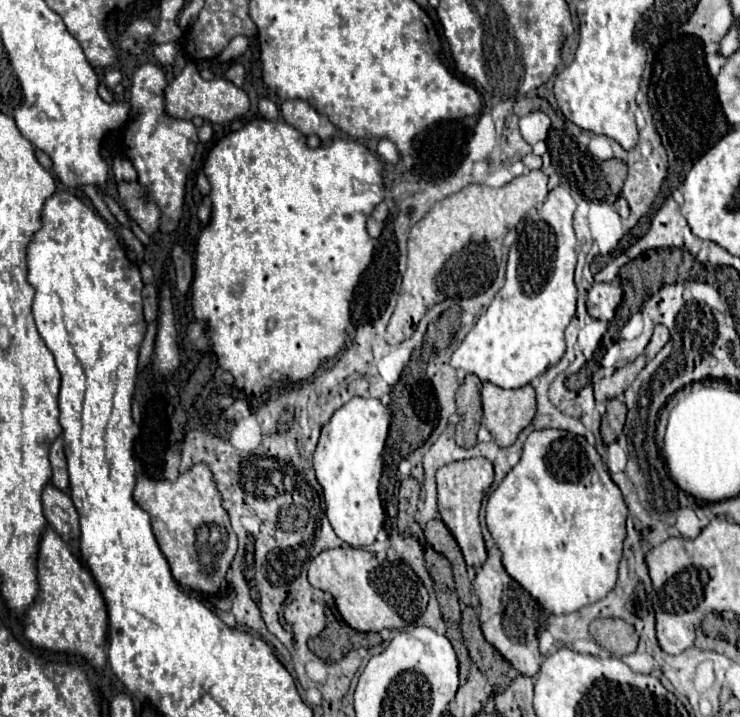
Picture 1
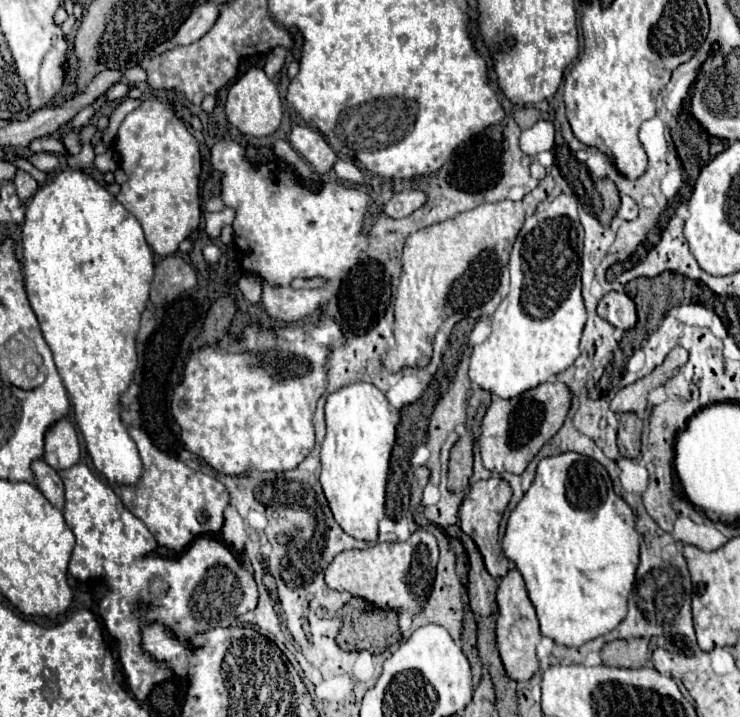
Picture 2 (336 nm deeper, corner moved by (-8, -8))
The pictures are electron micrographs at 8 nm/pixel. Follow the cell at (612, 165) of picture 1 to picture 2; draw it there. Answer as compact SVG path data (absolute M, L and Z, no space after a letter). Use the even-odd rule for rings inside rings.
M602 178L602 180L596 180L596 190L600 192L602 196L602 202L604 202L604 212L598 216L598 220L610 220L610 208L616 208L620 206L620 196L618 196L618 188L612 180L608 178Z

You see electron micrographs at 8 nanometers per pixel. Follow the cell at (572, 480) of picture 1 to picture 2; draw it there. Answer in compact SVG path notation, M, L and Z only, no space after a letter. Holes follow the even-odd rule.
M562 452L538 462L536 478L512 510L502 538L506 558L516 564L526 582L528 598L536 608L542 636L548 636L562 646L582 646L584 642L610 632L624 620L628 612L628 594L638 568L638 546L640 534L636 532L636 516L612 490L612 480L606 468L578 452Z

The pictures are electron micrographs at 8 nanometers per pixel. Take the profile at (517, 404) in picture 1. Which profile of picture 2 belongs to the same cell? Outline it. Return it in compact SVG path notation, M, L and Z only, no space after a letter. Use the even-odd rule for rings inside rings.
M544 382L516 398L494 398L484 420L480 436L482 462L492 472L522 474L534 454L560 430L570 408L570 392L562 382Z

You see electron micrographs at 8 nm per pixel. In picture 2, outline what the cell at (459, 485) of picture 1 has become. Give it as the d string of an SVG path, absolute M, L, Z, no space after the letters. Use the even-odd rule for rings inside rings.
M492 476L488 480L478 480L470 486L470 492L468 496L464 498L460 510L458 510L458 520L460 520L460 528L464 534L468 534L478 550L482 552L482 558L484 558L484 564L486 564L486 570L490 572L490 576L494 578L502 578L506 576L508 572L508 560L504 558L502 554L502 548L498 544L498 526L500 526L500 520L502 520L502 514L508 506L512 498L512 488L506 480L502 480L500 476Z

